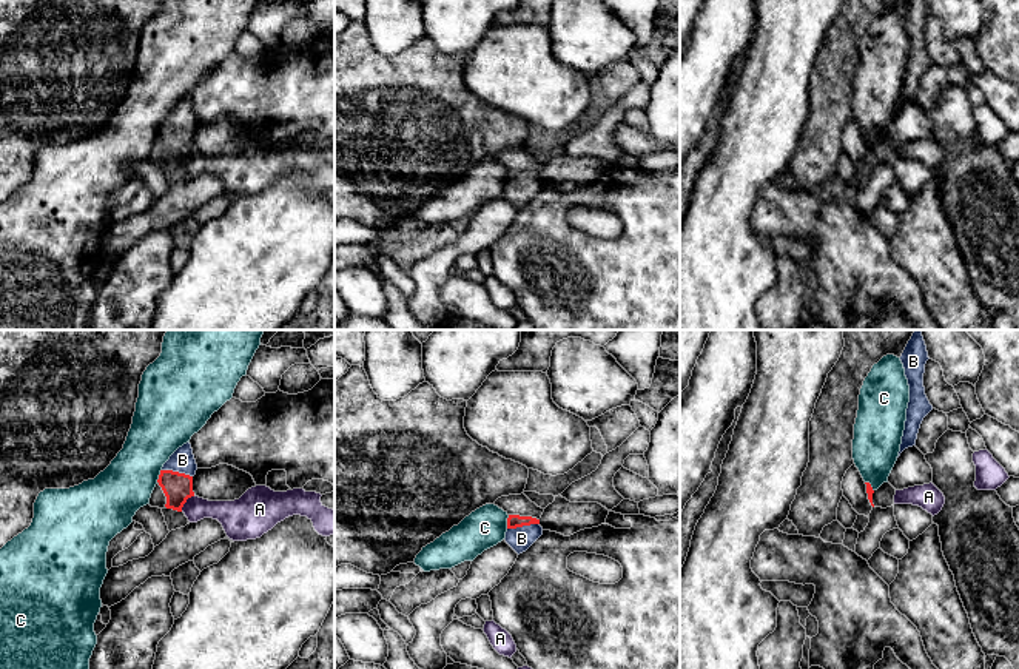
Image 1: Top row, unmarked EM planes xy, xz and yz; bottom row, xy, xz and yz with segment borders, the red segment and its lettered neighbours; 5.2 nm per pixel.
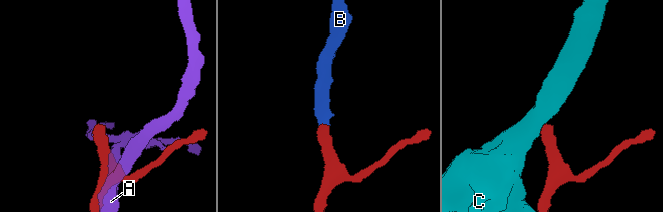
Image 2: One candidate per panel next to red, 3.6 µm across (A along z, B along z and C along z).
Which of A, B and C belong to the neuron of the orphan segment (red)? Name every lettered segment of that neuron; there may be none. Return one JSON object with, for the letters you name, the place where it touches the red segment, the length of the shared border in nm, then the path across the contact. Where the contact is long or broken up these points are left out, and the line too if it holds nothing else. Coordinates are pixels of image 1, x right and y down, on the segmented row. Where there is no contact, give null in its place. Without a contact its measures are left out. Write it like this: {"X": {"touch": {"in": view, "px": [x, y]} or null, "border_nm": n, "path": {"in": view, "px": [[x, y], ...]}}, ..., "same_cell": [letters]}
{"B": {"touch": {"in": "xz", "px": [523, 524]}, "border_nm": 170, "path": {"in": "xz", "px": [[514, 521], [523, 524], [521, 538]]}}, "same_cell": ["B"]}

